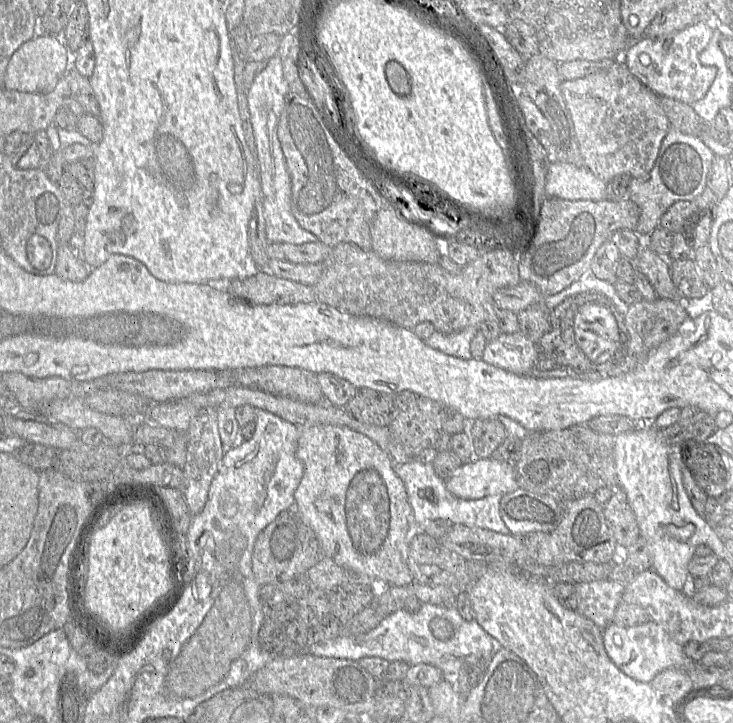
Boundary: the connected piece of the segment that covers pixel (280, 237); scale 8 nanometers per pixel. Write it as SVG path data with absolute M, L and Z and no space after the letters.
M276 54L268 60L266 67L254 78L247 93L247 101L260 168L268 243L282 242L301 245L316 242L318 239L314 234L303 229L291 212L291 178L277 137L278 122L284 108L285 96L289 91L289 85L283 75L281 58Z

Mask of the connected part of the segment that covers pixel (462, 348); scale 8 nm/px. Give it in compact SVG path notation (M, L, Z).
M468 326L460 332L452 334L443 334L438 331L434 331L432 335L423 340L423 342L442 353L454 357L458 357L464 360L472 358L470 351L470 342L478 332L478 327Z

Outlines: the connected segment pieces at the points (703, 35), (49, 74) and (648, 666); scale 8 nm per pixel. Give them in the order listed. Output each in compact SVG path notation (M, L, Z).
M700 21L663 38L643 36L630 44L620 60L642 84L659 97L692 105L706 95L717 75L716 67L704 66L699 59L713 36L714 26L711 22Z
M38 34L22 44L12 55L6 69L4 88L19 92L48 93L68 71L67 47L59 36Z
M653 620L633 627L620 627L612 623L603 630L603 644L608 657L621 672L643 683L651 683L657 674L669 668L693 671L696 667L696 662L685 655L683 646L671 639Z

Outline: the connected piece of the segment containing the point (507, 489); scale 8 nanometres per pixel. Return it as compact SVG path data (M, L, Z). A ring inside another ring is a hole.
M491 458L464 462L459 470L445 480L445 484L452 495L465 500L505 495L519 489L514 466Z

